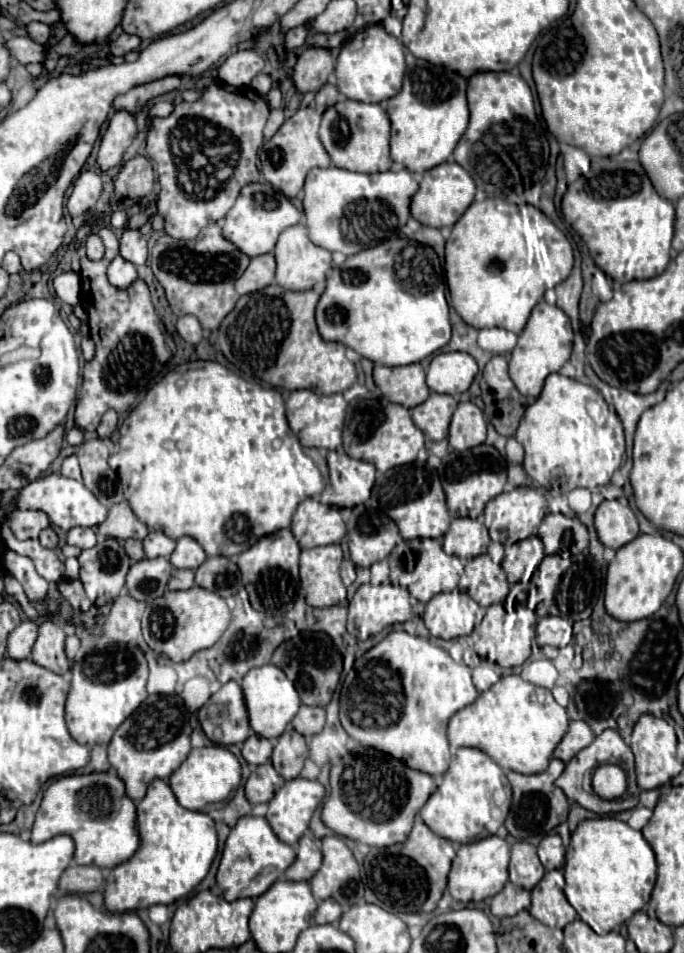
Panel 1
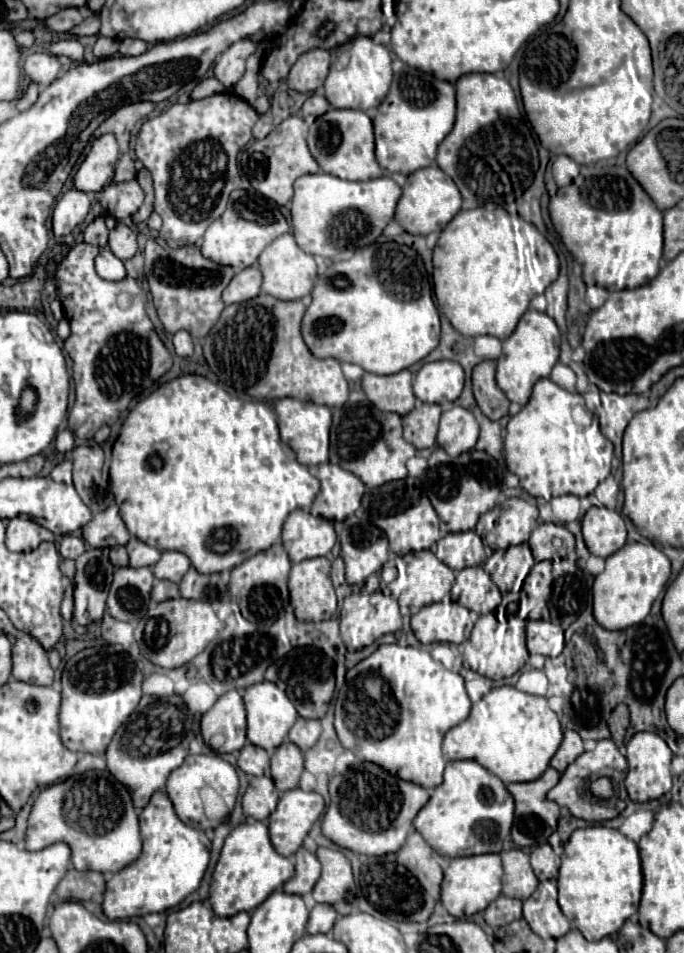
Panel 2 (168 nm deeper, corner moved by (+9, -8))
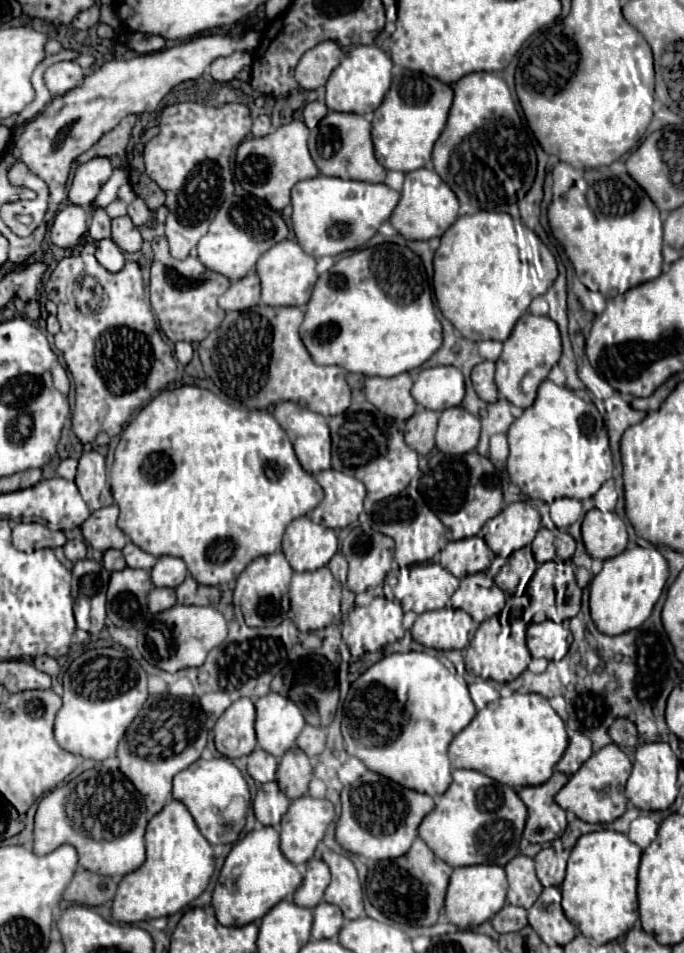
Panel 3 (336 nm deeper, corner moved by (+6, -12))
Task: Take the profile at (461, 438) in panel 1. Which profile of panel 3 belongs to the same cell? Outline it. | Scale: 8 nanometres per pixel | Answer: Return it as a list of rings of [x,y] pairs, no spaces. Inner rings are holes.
[[[462,406],[448,408],[438,418],[436,446],[444,454],[460,456],[472,452],[480,438],[480,420],[478,416],[466,412]]]

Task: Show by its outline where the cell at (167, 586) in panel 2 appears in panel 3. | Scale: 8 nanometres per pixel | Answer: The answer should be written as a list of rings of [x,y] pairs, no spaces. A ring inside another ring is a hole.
[[[154,588],[148,596],[148,608],[152,614],[164,612],[166,608],[172,608],[176,604],[176,596],[172,588]]]

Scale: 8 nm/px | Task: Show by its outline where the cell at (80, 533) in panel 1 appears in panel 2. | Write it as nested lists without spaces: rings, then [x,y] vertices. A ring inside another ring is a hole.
[[[69,534],[69,536],[63,536],[61,542],[59,542],[59,554],[63,558],[77,558],[85,552],[85,542],[81,536],[75,536],[75,534]]]

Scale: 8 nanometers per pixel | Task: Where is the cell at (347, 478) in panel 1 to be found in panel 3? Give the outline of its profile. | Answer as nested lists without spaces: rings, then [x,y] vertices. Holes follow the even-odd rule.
[[[338,470],[316,474],[316,482],[324,488],[324,500],[315,509],[315,519],[328,528],[346,528],[354,524],[366,496],[364,484]]]

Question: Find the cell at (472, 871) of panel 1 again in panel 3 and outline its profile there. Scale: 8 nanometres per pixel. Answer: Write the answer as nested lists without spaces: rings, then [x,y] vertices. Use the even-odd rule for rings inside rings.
[[[478,864],[454,868],[446,892],[446,916],[448,922],[460,930],[480,926],[486,920],[492,920],[494,914],[506,904],[508,882],[505,869],[496,864]]]

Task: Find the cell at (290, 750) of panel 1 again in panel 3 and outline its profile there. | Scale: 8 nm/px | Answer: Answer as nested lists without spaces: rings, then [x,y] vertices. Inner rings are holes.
[[[290,748],[278,764],[276,772],[278,786],[282,788],[282,792],[286,792],[288,798],[296,800],[300,796],[306,796],[310,780],[312,780],[312,766],[308,756],[300,748]]]

